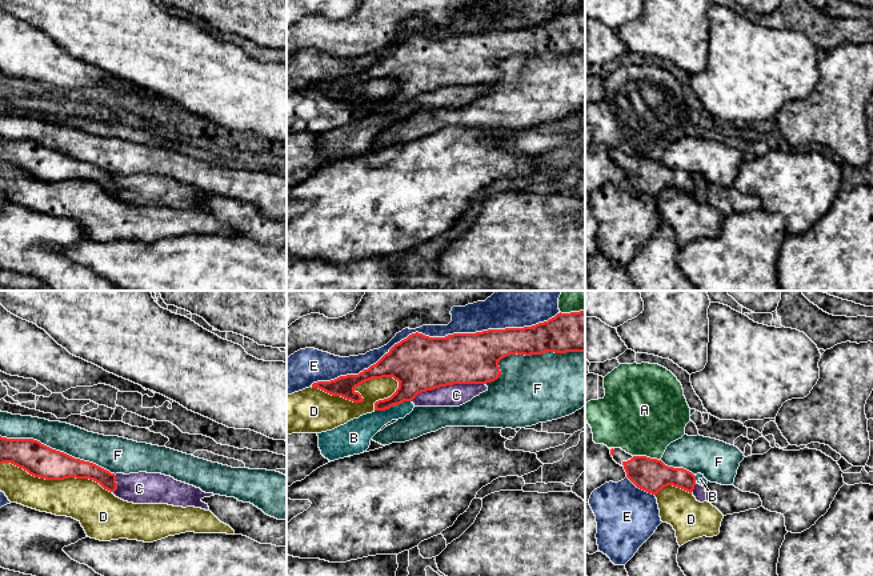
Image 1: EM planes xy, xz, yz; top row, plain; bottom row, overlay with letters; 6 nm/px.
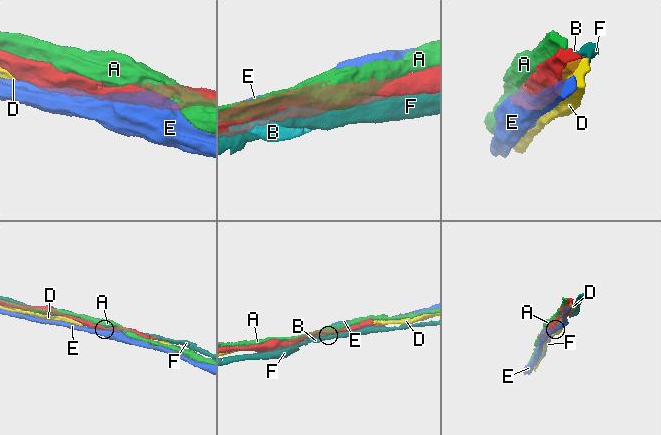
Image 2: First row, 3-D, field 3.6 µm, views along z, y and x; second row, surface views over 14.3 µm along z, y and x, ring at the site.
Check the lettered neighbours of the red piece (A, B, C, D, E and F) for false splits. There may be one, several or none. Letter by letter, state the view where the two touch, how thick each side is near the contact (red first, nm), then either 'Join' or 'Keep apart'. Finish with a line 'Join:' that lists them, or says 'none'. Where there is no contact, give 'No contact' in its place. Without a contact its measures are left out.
A: Touches red in yz. Thickness 200 nm (red) against 480 nm. Keep apart
B: Touches red in xz. Thickness 240 nm (red) against 160 nm. Keep apart
C: Touches red in xz. Thickness 340 nm (red) against 140 nm. Keep apart
D: Touches red in xz. Thickness 130 nm (red) against 220 nm. Keep apart
E: Touches red in xz. Thickness 340 nm (red) against 170 nm. Keep apart
F: Touches red in xy. Thickness 200 nm (red) against 180 nm. Keep apart
Join: none

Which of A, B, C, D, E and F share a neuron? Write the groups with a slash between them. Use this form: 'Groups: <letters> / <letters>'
Groups: A / B C / D / E / F

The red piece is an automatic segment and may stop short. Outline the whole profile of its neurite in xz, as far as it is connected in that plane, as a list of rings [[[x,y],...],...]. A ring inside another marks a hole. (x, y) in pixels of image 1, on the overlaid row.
[[[585,311],[560,312],[548,321],[524,328],[453,333],[445,337],[416,332],[395,344],[376,364],[359,375],[317,381],[312,388],[363,403],[356,387],[372,379],[393,377],[399,381],[396,392],[375,403],[375,411],[385,411],[440,387],[494,381],[501,375],[501,359],[516,353],[530,356],[545,352],[585,352]]]

